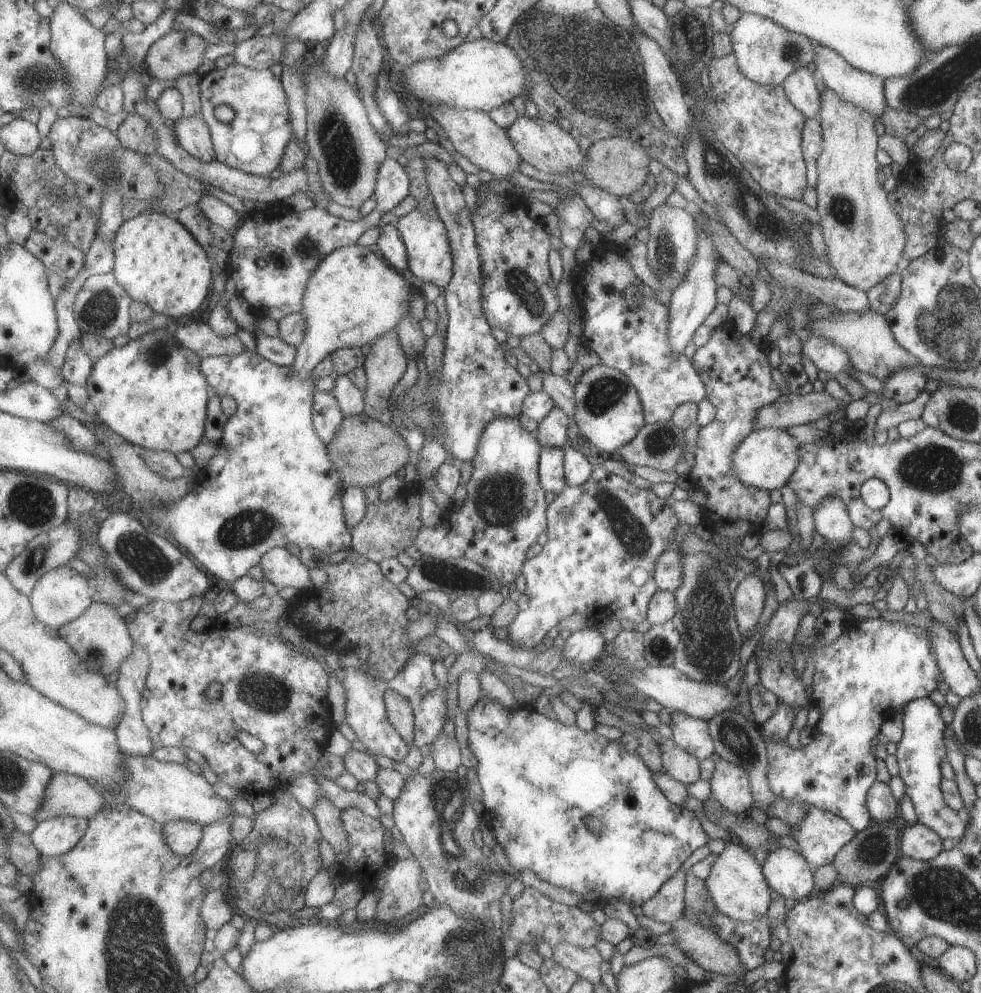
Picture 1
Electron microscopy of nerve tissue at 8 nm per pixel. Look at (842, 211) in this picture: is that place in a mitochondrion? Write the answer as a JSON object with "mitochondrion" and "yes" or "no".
{"mitochondrion":"yes"}

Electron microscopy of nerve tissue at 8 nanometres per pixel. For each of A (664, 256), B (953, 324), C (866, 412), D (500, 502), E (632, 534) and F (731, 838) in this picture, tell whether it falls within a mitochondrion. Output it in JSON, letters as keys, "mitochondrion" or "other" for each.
{"A":"mitochondrion","B":"mitochondrion","C":"other","D":"mitochondrion","E":"mitochondrion","F":"other"}

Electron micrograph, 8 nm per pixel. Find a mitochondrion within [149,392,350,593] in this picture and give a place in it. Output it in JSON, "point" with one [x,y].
{"point":[248,530]}

